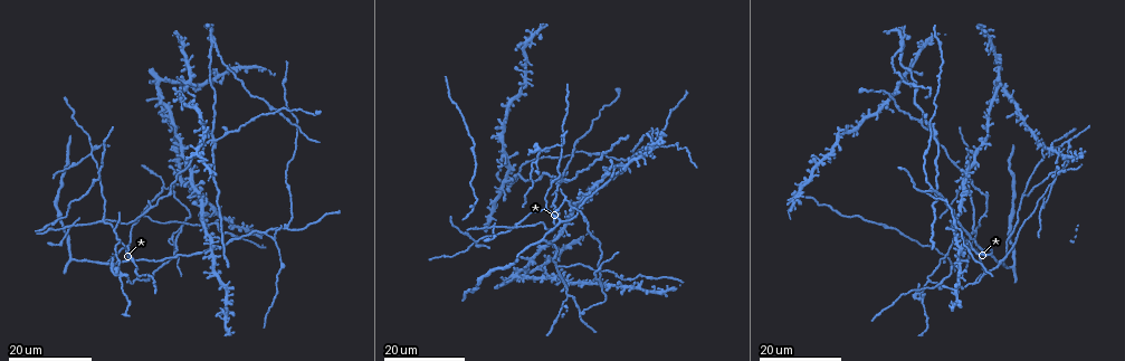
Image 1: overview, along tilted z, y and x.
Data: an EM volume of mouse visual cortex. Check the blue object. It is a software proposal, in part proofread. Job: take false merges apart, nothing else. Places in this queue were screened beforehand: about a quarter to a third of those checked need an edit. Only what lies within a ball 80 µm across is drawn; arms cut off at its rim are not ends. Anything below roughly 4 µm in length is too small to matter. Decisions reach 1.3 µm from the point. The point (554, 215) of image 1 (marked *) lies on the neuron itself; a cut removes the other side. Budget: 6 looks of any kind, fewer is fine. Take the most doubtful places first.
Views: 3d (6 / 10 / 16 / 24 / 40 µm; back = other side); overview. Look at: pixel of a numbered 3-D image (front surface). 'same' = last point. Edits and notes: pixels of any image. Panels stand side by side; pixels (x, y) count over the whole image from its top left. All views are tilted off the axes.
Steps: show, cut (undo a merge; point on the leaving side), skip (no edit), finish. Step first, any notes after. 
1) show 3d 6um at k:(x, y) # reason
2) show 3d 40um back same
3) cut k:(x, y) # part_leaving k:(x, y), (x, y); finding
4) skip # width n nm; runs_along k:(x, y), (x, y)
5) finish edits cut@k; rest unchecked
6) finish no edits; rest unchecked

show 3d 16um at 1:(976, 282) # sharp bend

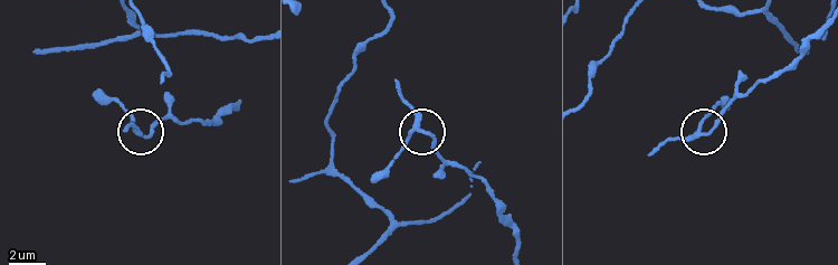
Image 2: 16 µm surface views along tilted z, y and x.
show 3d 10um at 2:(702, 134) # closer look

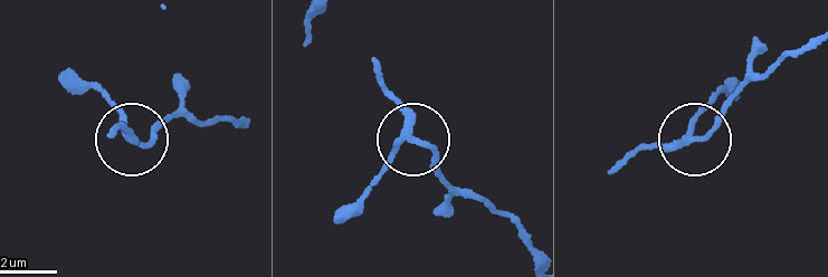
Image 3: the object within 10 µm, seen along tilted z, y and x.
skip # runs_along 3:(531, 261), (419, 139), (367, 189); one neuron here

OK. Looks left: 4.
show 3d 24um at 1:(978, 231) # branch point

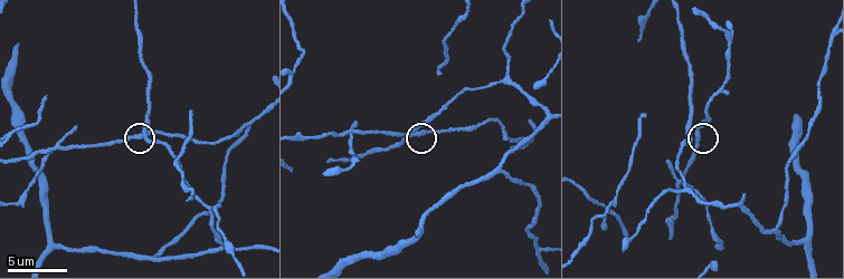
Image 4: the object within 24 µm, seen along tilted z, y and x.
show 3d 10um at 4:(699, 132)

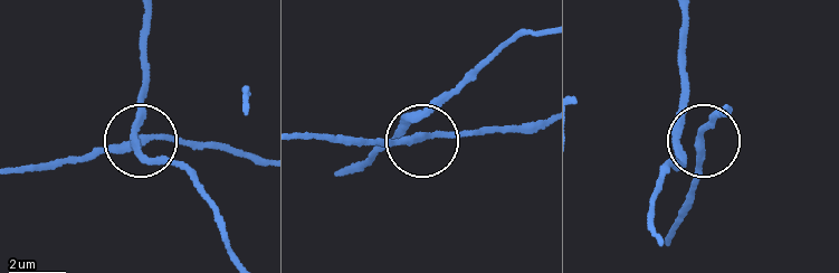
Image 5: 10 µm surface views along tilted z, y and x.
show 3d 10um back at 5:(414, 138)

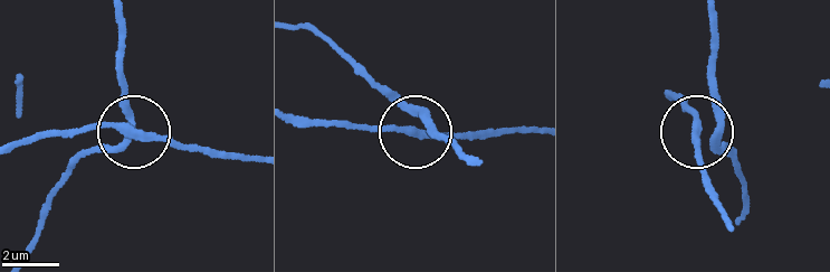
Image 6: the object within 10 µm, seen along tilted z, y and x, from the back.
skip # side_arm 75 um; runs_along 6:(28, 247), (40, 209), (68, 166), (142, 131), (193, 148); all the same neuron

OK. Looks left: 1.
show 3d 16um at 4:(682, 190) # branch point

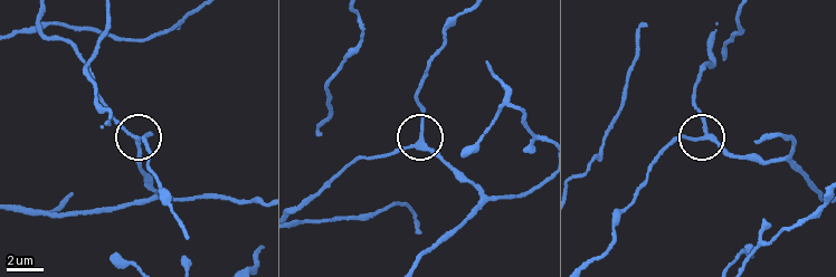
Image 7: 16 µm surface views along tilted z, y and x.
skip # width 190 nm; runs_along 7:(146, 180), (140, 143), (149, 131), (146, 142); continuous, no second neuron

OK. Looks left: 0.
finish no edits; rest unchecked

